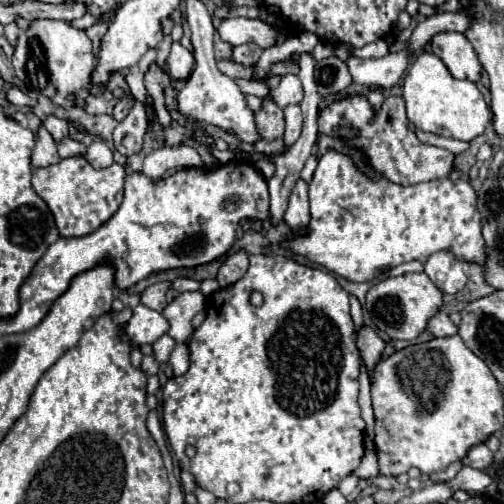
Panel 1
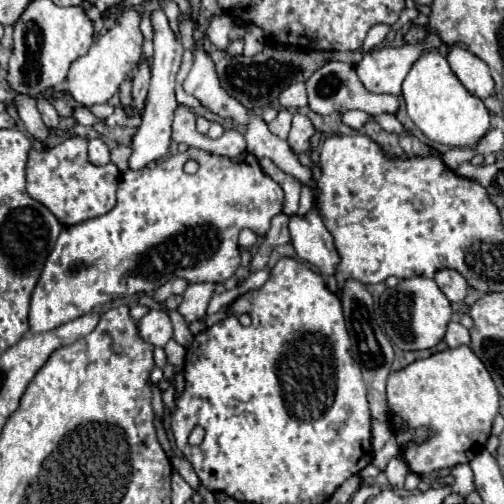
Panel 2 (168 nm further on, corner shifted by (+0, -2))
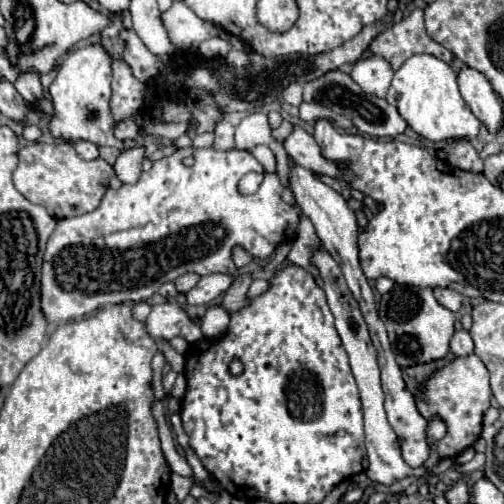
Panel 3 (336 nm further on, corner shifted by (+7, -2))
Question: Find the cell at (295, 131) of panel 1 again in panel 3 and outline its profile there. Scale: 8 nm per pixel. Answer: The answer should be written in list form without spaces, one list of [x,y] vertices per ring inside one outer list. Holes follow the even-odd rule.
[[[295,126],[293,132],[287,136],[287,140],[283,142],[283,146],[295,164],[327,176],[339,176],[337,166],[323,158],[321,148],[303,126]]]

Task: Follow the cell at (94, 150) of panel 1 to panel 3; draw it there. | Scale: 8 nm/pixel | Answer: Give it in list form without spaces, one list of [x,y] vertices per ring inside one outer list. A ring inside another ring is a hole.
[[[77,142],[75,144],[75,150],[77,150],[77,154],[83,158],[83,160],[95,160],[95,158],[99,158],[99,148],[93,144],[93,142]]]

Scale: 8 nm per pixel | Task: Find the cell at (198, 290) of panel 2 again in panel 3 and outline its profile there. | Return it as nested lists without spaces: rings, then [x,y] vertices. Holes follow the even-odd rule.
[[[213,274],[213,276],[203,276],[193,290],[189,290],[187,304],[209,304],[217,296],[221,296],[229,284],[233,282],[233,276],[229,274]]]

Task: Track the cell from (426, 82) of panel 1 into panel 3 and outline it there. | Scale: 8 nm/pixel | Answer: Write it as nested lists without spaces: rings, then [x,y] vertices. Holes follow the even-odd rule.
[[[431,54],[411,56],[393,76],[391,88],[387,92],[389,104],[393,104],[405,122],[423,138],[441,142],[441,140],[459,140],[459,138],[477,138],[481,122],[473,116],[471,108],[459,94],[457,74],[451,66]]]

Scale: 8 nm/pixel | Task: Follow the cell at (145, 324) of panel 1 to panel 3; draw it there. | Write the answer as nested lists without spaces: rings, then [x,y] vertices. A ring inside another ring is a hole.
[[[171,302],[155,304],[151,314],[145,320],[145,330],[153,340],[171,340],[175,336],[185,338],[189,344],[203,338],[199,326],[191,322],[191,318]]]

